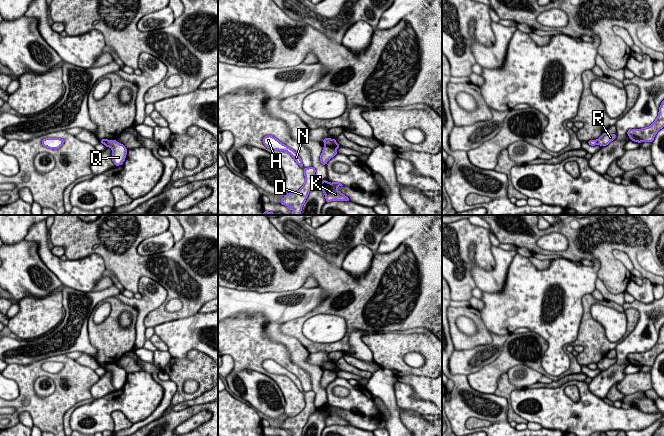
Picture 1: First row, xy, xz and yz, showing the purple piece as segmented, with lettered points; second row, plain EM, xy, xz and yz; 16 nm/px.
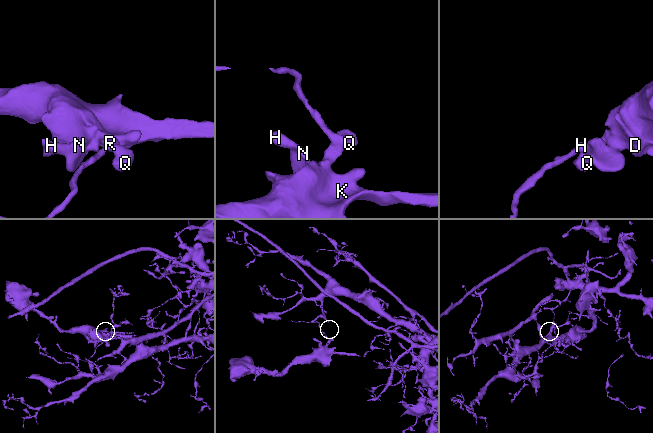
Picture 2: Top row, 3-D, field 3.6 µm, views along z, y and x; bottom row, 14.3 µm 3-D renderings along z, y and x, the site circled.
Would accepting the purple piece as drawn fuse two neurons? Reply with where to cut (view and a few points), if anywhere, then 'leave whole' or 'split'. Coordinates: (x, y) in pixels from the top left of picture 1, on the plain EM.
xz (325, 369), (330, 369), (336, 373) | split

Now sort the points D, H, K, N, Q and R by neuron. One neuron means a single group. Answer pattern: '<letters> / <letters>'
D H K N R / Q

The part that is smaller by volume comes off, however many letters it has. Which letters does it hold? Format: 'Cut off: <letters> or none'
Cut off: D, H, K, N, R

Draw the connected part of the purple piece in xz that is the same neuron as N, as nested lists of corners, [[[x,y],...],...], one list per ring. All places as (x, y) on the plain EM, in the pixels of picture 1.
[[[271,359],[265,360],[263,362],[263,368],[269,373],[278,374],[278,375],[285,375],[285,376],[289,377],[294,382],[296,387],[301,392],[303,392],[302,384],[301,384],[299,378],[297,376],[295,376],[293,373],[289,372],[287,369],[280,366],[275,361],[273,361]]]

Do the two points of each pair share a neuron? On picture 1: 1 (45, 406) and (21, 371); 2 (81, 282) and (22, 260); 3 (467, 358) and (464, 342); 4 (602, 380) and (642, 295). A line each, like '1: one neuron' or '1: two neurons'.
1: one neuron
2: two neurons
3: two neurons
4: two neurons

